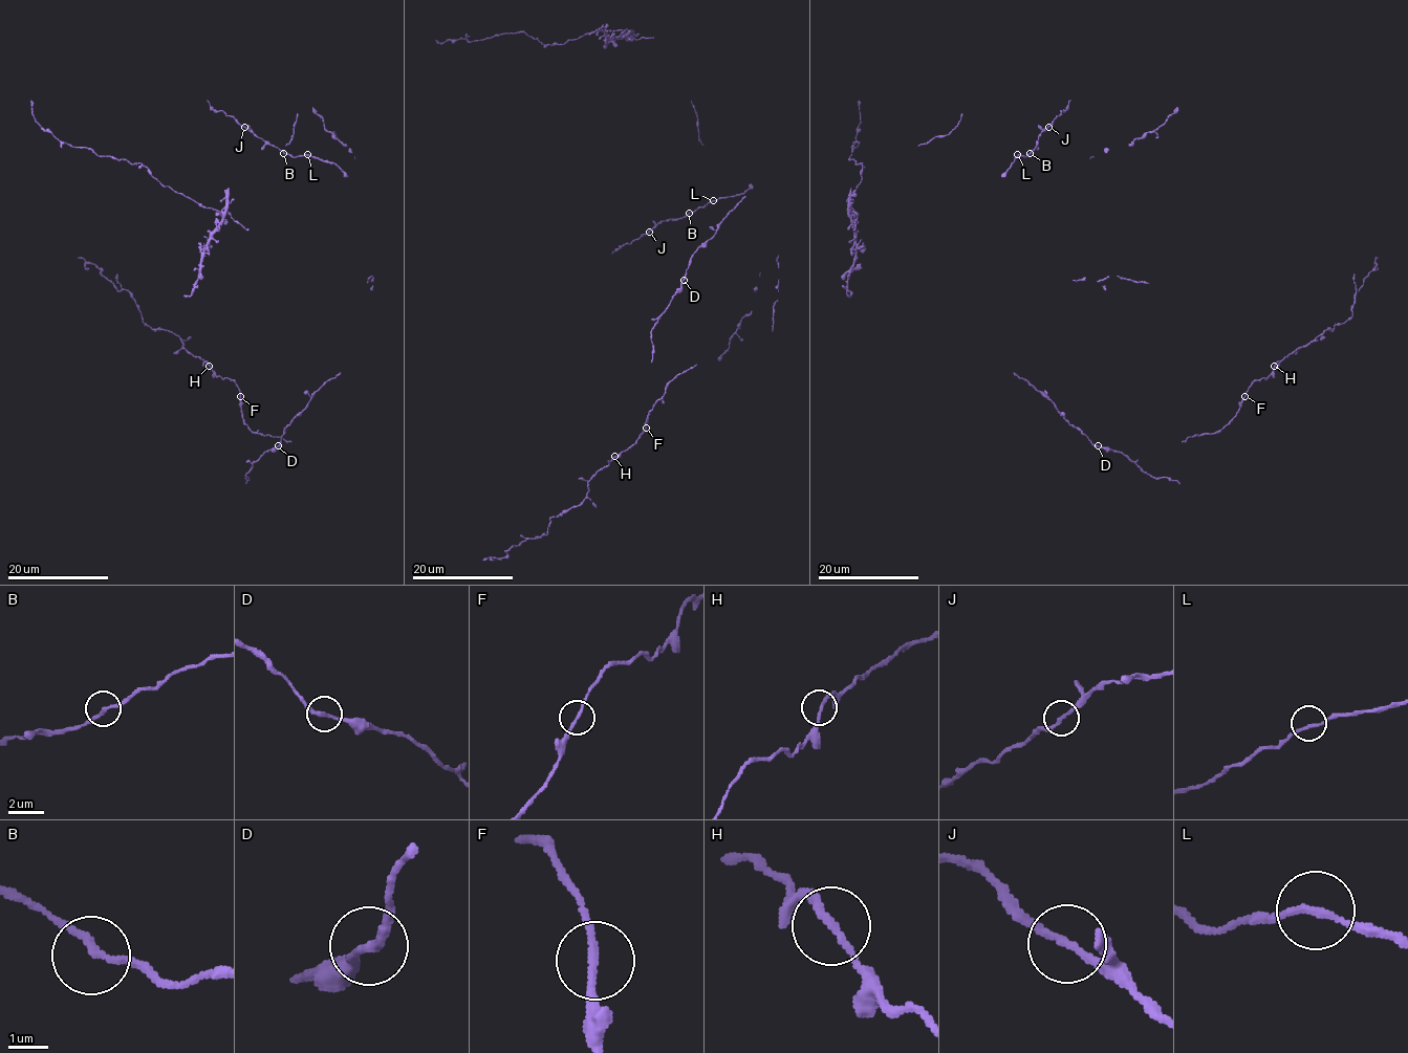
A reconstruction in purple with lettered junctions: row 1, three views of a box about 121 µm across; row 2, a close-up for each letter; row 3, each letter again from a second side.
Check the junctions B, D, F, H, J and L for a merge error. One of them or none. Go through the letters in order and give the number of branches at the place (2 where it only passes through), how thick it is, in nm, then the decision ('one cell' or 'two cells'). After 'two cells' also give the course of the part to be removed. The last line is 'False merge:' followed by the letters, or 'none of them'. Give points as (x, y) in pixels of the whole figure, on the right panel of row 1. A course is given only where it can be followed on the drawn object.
B: 2 branches meet; 180 nm thick; one cell
D: 2 branches meet; 200 nm thick; one cell
F: 2 branches meet; 170 nm thick; one cell
H: 2 branches meet; 180 nm thick; one cell
J: 2 branches meet; 180 nm thick; one cell
L: 2 branches meet; 180 nm thick; one cell
False merge: none of them

